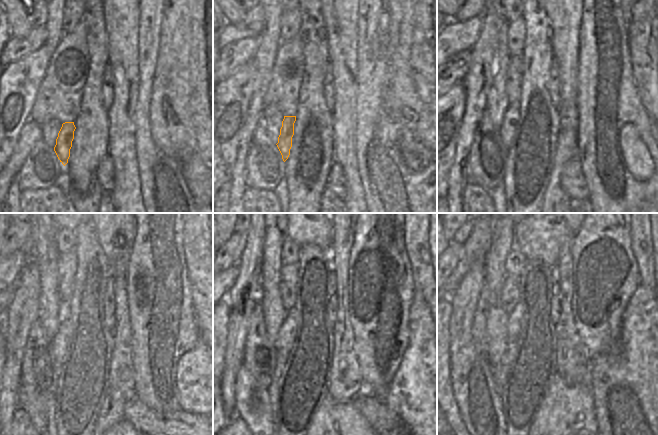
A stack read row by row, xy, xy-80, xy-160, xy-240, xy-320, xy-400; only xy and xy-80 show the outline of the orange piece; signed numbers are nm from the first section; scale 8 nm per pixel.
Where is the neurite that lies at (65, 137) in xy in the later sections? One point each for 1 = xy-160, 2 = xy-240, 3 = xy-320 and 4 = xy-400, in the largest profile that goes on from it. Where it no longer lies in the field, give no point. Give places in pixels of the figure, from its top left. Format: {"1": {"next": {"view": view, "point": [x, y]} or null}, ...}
{"1": {"next": {"view": "xy-160", "point": [512, 115]}}, "2": {"next": {"view": "xy-240", "point": [60, 343]}}, "3": {"next": {"view": "xy-320", "point": [287, 332]}}, "4": {"next": {"view": "xy-400", "point": [515, 317]}}}

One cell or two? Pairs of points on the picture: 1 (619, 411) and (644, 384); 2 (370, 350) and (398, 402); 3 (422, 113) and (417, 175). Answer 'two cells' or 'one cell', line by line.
1: one cell
2: two cells
3: two cells

